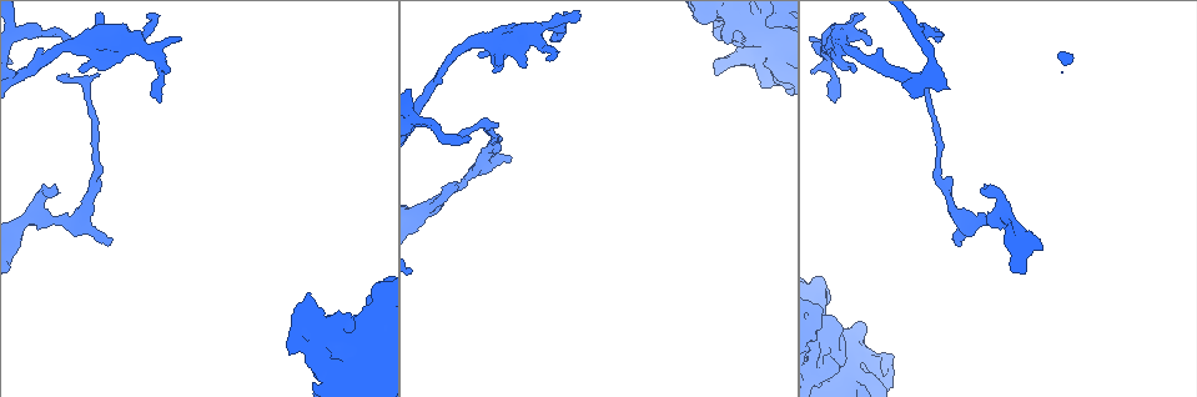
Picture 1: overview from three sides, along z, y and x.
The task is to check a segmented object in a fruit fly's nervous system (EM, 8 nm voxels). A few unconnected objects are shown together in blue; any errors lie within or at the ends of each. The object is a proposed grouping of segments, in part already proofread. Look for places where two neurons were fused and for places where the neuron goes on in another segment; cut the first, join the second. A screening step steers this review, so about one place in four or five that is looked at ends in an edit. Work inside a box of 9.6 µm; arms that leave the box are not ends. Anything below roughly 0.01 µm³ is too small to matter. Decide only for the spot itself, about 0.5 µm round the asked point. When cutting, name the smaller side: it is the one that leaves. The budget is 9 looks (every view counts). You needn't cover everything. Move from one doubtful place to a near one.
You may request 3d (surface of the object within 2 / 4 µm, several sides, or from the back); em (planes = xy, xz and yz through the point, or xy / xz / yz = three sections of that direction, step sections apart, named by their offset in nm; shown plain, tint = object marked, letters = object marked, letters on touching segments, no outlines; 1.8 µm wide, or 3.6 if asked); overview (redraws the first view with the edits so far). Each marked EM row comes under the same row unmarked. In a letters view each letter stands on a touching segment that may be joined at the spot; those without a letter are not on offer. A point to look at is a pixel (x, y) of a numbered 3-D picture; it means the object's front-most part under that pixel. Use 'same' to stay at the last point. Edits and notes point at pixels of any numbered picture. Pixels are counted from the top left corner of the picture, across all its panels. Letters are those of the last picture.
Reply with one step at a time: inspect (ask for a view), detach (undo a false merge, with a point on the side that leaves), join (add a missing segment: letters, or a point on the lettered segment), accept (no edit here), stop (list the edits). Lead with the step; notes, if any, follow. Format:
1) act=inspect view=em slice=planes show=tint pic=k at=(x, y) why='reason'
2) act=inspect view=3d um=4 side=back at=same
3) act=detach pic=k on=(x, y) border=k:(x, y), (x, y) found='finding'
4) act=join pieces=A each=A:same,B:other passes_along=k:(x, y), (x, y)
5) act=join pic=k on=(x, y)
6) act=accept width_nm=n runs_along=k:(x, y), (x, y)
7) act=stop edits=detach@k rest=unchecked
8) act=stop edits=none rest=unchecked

act=inspect view=3d um=4 pic=1 at=(351, 348) why='sudden change in width'

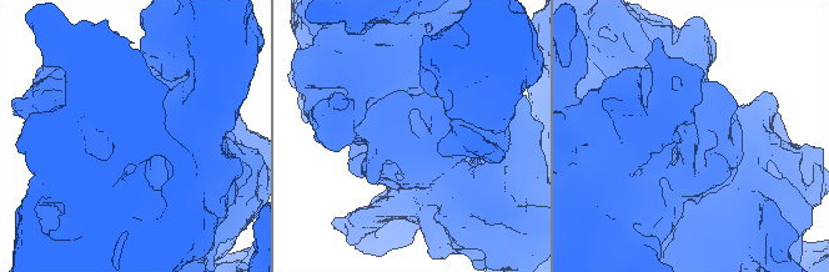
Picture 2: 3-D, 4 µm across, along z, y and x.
act=inspect view=em um=3.6 slice=yz step=16 show=tint pic=2 at=(699, 143) why='need the tissue'

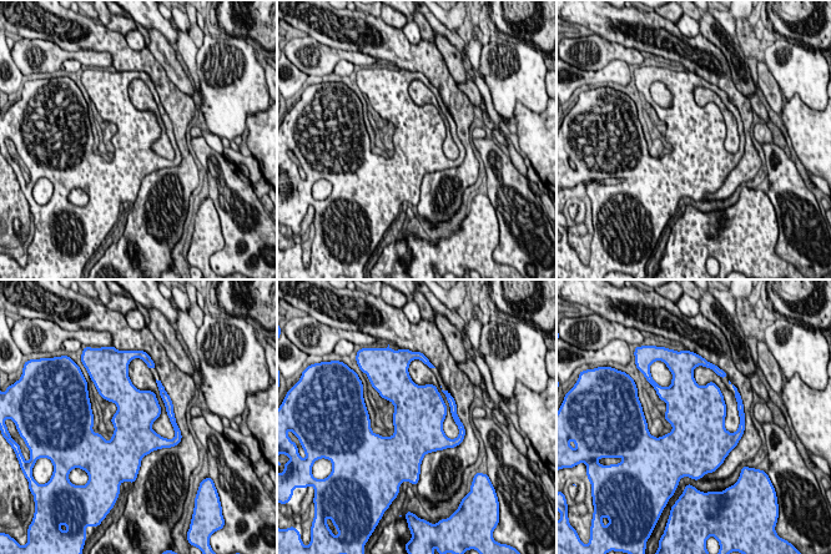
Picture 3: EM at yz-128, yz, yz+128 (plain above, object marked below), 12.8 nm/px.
act=inspect view=em um=3.6 slice=xy step=16 show=letters at=same why='another direction'

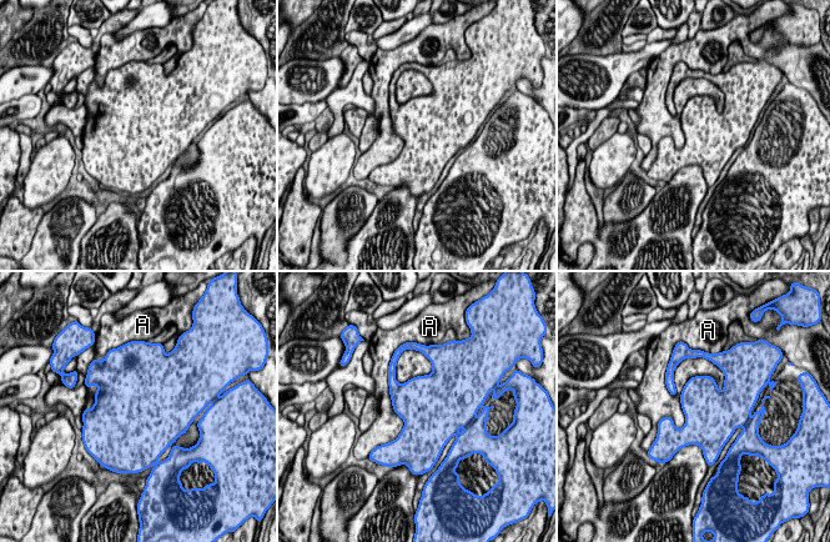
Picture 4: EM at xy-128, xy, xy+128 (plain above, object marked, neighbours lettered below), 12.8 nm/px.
act=accept width_nm=500 each=A:other border=4:(724, 380), (657, 425) found='one neuron here'

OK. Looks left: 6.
act=inspect view=3d um=4 side=back pic=1 at=(961, 245) why='branch stops here'

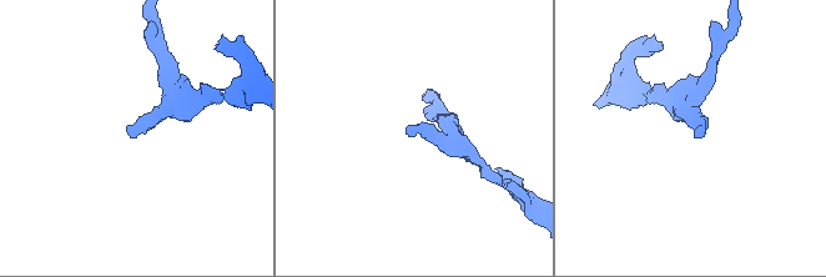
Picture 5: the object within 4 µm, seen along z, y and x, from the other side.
act=inspect view=em slice=planes show=letters pic=5 at=(133, 134)

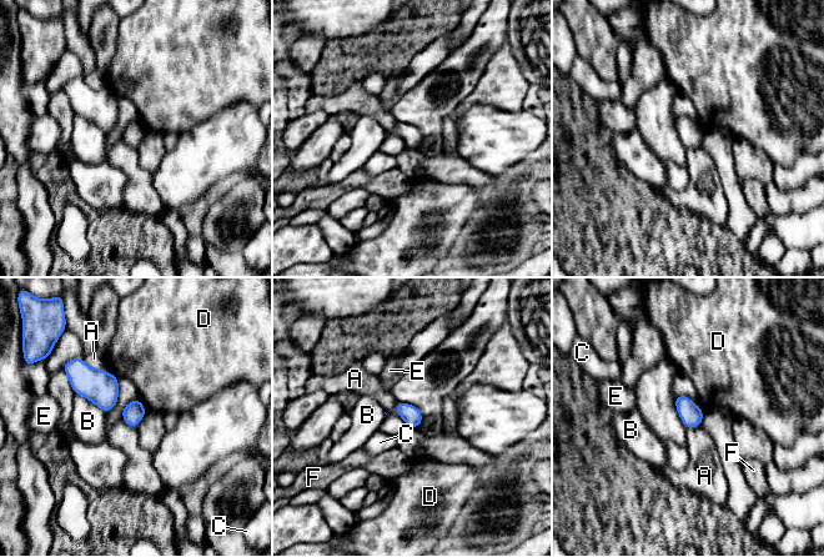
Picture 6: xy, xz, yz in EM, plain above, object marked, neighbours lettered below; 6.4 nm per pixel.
act=accept longest_contact=B:240nm each=A:other,B:other,C:other,D:other,E:other,F:other border=6:(83, 356), (88, 365), (102, 370) found='none of them fits'

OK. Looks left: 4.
act=inspect view=3d um=4 pic=1 at=(59, 77) why='an open end'

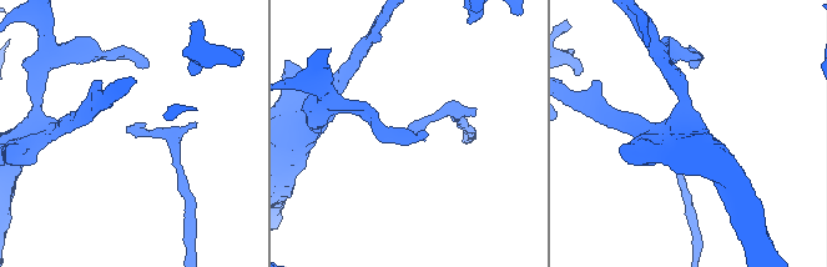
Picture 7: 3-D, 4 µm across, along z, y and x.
act=inspect view=em slice=planes show=letters pic=7 at=(128, 129)

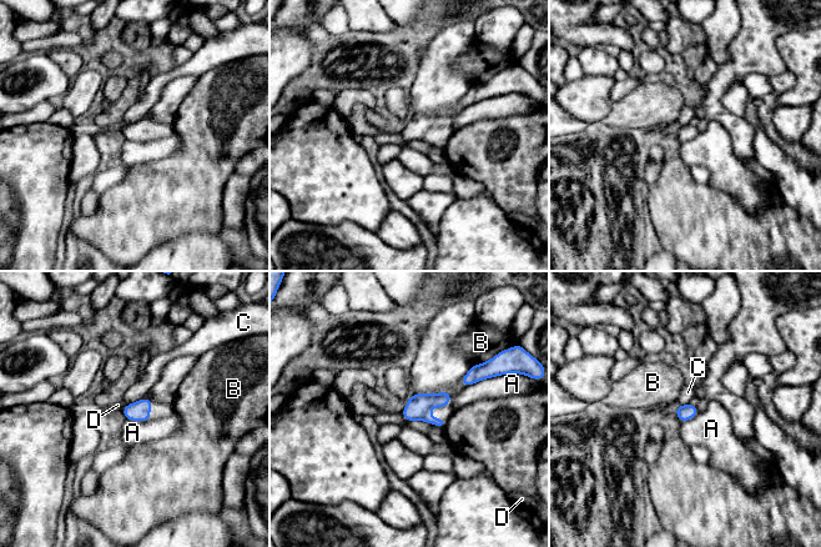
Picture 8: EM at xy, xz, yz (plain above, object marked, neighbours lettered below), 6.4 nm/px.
act=accept each=A:other,B:other,C:other,D:other border=8:(129, 404), (121, 409) found='no lettered segment goes on from it'

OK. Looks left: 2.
act=inspect view=em slice=planes show=letters pic=1 at=(57, 189) why='free end'

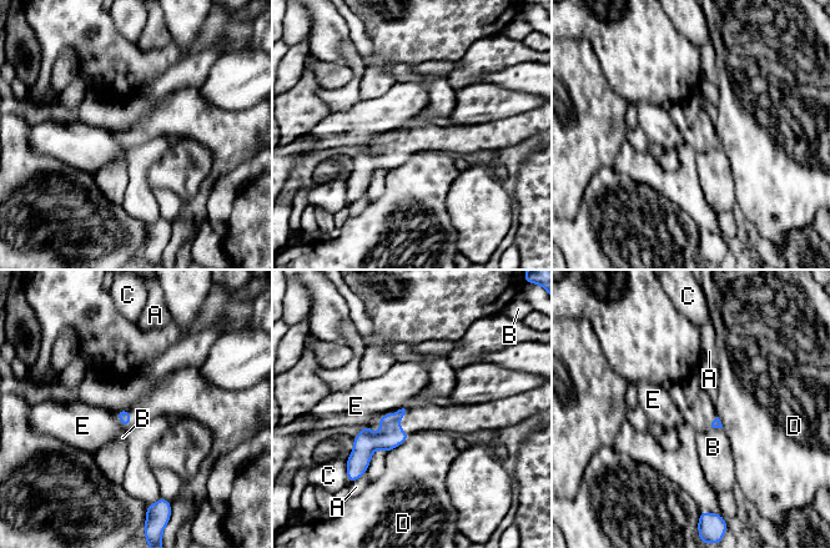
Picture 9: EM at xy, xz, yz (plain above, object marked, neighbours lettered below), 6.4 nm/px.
act=accept each=A:other,B:other,C:other,D:other,E:other found='none of them fits'

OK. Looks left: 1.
act=stop edits=none rest=unchecked

